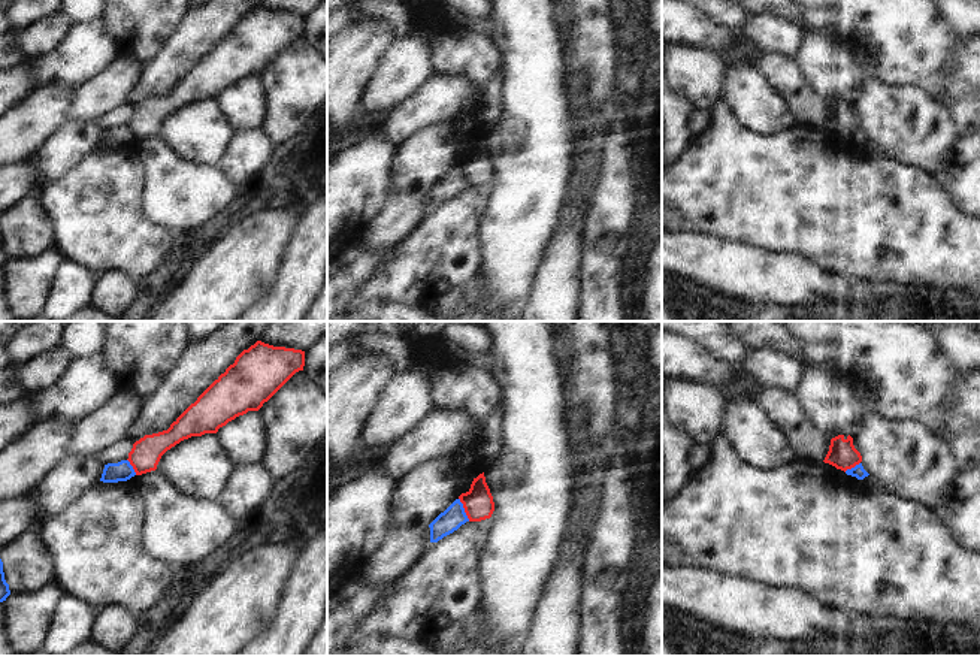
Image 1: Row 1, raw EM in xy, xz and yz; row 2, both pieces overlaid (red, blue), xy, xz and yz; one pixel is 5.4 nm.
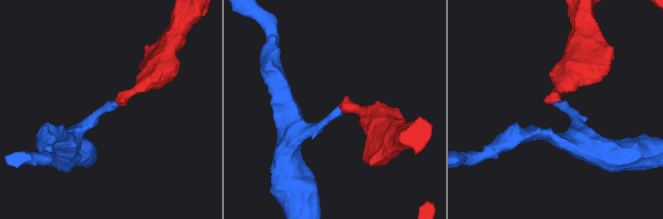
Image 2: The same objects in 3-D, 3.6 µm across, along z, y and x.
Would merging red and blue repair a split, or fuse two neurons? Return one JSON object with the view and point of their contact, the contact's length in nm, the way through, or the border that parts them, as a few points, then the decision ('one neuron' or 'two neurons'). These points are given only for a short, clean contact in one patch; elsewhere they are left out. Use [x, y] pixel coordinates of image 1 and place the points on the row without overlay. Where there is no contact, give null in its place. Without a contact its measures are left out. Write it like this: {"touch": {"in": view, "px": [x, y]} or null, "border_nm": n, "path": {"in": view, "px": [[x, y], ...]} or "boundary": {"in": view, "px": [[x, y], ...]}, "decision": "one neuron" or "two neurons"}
{"touch": {"in": "xz", "px": [465, 175]}, "border_nm": 140, "boundary": {"in": "xz", "px": [[459, 163], [469, 186]]}, "decision": "two neurons"}

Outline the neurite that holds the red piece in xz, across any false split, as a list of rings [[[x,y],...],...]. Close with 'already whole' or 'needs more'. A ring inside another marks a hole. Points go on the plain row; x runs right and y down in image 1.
[[[484,137],[474,143],[471,154],[459,161],[469,187],[490,184],[494,176],[493,161],[486,148]]]; already whole

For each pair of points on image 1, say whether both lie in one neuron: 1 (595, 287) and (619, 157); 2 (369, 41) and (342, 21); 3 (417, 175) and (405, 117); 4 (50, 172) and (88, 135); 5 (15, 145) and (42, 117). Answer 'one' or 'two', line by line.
1: one
2: two
3: two
4: one
5: one

